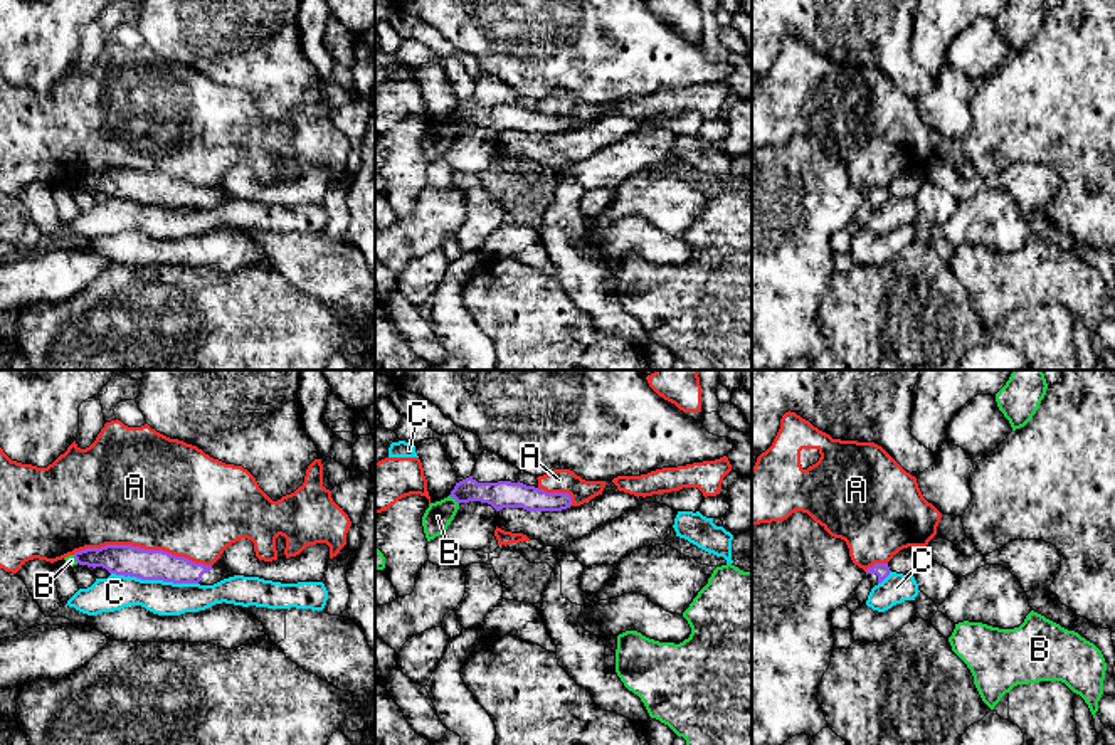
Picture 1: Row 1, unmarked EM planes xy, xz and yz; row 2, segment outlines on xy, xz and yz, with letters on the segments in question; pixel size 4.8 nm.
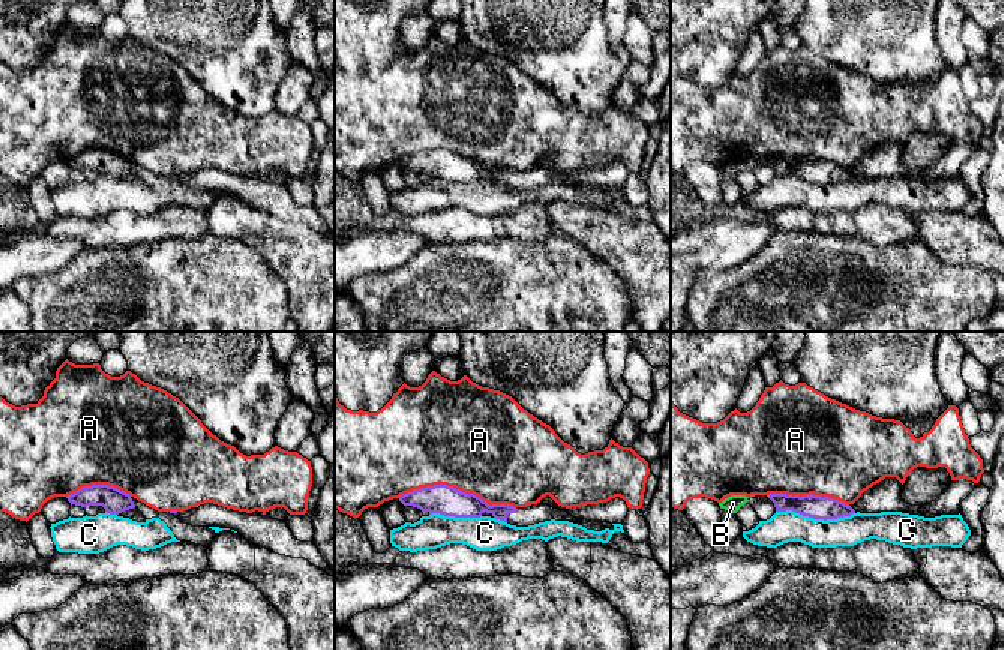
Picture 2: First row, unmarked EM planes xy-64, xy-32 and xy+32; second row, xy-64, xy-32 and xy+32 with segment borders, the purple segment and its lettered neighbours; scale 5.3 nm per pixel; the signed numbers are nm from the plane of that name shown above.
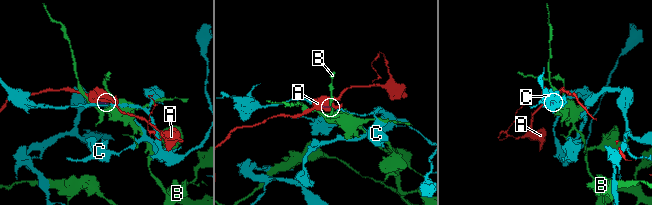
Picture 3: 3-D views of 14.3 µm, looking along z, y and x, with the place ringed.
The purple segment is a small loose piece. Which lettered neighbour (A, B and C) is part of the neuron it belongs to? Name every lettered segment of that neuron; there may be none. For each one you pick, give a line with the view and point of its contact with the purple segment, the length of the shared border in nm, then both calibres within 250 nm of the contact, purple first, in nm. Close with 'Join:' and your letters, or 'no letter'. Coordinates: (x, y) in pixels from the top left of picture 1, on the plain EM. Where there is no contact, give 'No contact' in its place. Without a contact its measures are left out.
Join: no letter

